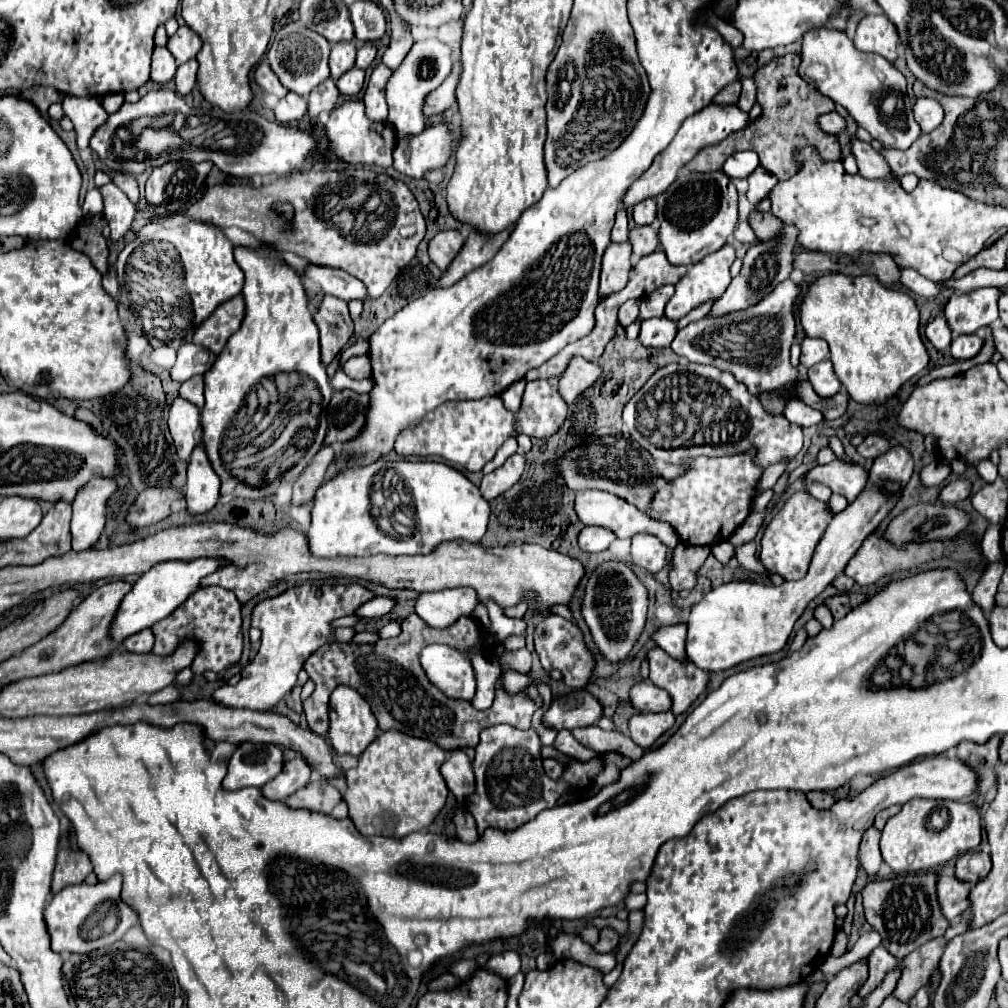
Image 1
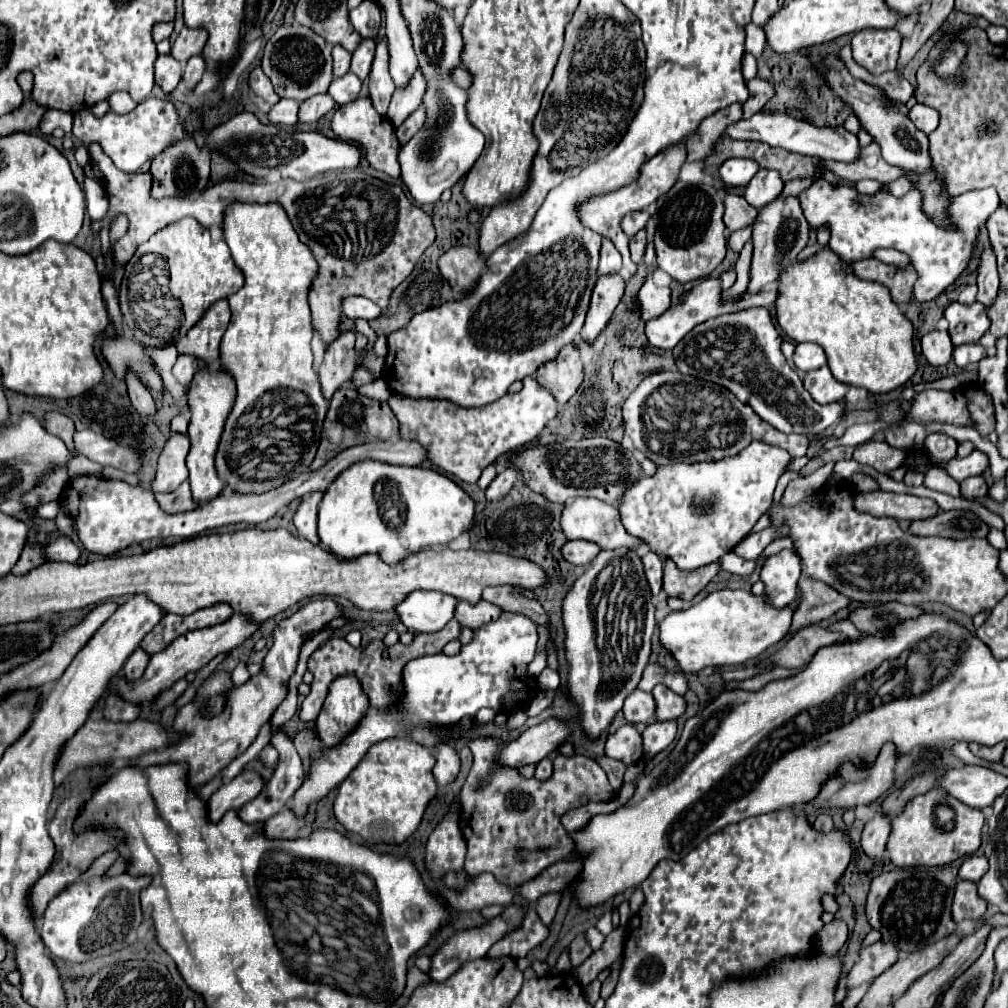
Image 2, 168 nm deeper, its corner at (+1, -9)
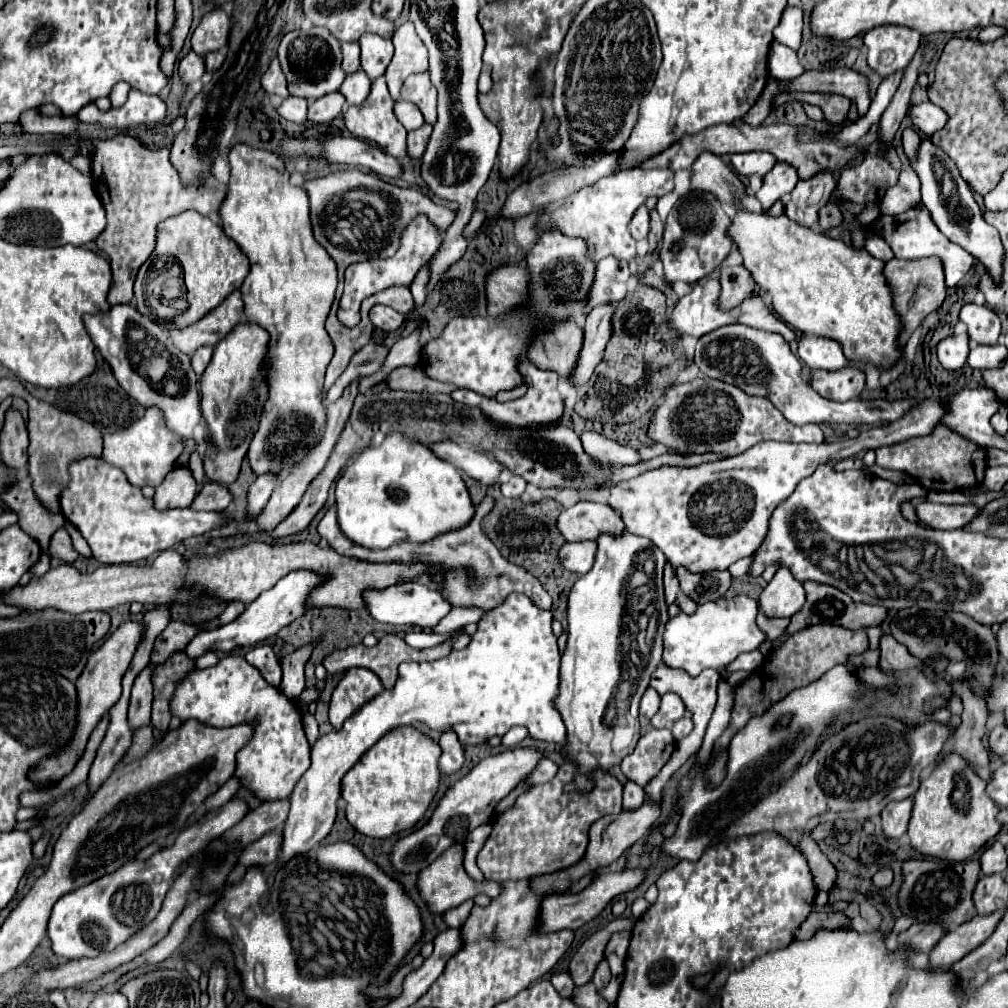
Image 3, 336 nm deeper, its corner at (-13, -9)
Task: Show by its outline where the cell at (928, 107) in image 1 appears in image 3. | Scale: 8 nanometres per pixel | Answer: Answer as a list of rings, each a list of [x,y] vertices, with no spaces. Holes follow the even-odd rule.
[[[931,101],[911,105],[907,115],[911,117],[913,127],[917,127],[925,135],[933,135],[935,131],[939,131],[947,123],[945,111],[941,107],[937,107],[937,105],[933,105]]]

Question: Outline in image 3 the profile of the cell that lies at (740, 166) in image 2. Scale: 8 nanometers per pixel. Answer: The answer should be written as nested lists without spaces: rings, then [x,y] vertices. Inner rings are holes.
[[[735,153],[731,155],[731,165],[733,169],[747,177],[747,175],[765,175],[767,171],[773,169],[777,159],[771,153]]]

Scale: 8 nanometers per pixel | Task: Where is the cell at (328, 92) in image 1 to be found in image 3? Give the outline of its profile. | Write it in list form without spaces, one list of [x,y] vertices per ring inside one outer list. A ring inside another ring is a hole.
[[[339,91],[323,95],[323,97],[319,97],[319,99],[315,99],[315,101],[309,103],[309,115],[307,115],[307,119],[311,123],[315,123],[315,125],[329,123],[329,121],[333,121],[341,113],[343,105],[345,105],[345,97]]]

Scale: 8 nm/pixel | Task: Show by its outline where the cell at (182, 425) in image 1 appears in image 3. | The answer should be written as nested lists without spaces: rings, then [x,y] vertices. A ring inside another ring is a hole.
[[[187,467],[171,471],[155,491],[155,509],[183,509],[189,507],[197,495],[197,483]]]

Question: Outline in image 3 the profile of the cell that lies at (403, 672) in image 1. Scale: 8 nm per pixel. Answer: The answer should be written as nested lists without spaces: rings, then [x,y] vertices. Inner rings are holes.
[[[385,635],[383,639],[379,639],[379,643],[375,647],[355,645],[355,647],[343,649],[343,651],[333,651],[333,653],[329,653],[323,659],[323,665],[325,665],[329,675],[335,675],[337,671],[345,671],[345,669],[351,669],[351,667],[367,667],[367,669],[371,669],[373,673],[379,675],[379,679],[383,681],[385,689],[393,689],[393,685],[397,681],[397,667],[399,667],[399,663],[403,663],[403,661],[435,661],[435,659],[441,659],[441,657],[445,657],[451,651],[451,643],[453,643],[453,639],[443,643],[443,645],[439,645],[439,647],[417,651],[417,649],[411,649],[403,641],[403,637],[399,637],[399,635]]]

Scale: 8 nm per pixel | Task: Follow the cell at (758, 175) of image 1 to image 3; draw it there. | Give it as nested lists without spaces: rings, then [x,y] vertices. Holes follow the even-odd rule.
[[[775,163],[775,167],[763,177],[763,187],[757,191],[757,199],[765,209],[769,209],[777,199],[791,193],[797,185],[797,169],[789,163]]]

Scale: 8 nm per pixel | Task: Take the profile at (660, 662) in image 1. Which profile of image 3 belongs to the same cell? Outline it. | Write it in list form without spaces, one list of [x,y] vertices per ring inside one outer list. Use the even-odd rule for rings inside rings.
[[[667,693],[661,697],[661,707],[659,707],[657,715],[651,719],[651,725],[655,729],[669,729],[683,715],[685,715],[685,709],[683,709],[683,703],[679,701],[679,697],[675,697],[673,693]]]

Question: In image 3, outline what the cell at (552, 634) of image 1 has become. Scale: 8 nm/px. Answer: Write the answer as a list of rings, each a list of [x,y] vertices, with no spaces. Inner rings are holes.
[[[487,497],[479,505],[475,505],[475,517],[467,525],[441,533],[439,537],[425,541],[425,543],[403,541],[385,551],[365,549],[365,547],[349,541],[343,535],[343,531],[339,529],[335,507],[329,507],[329,511],[321,519],[317,531],[323,539],[327,539],[331,543],[331,547],[335,551],[339,551],[341,555],[347,555],[347,557],[357,557],[361,561],[373,561],[373,563],[425,563],[429,567],[443,567],[443,587],[447,591],[447,601],[453,607],[479,607],[483,611],[489,611],[489,609],[501,605],[509,593],[517,591],[517,593],[525,593],[537,607],[551,609],[551,597],[543,589],[543,585],[531,573],[527,573],[523,567],[517,567],[517,565],[509,563],[507,559],[503,559],[499,549],[483,533],[481,519],[491,511],[491,507],[493,507],[493,499]]]

